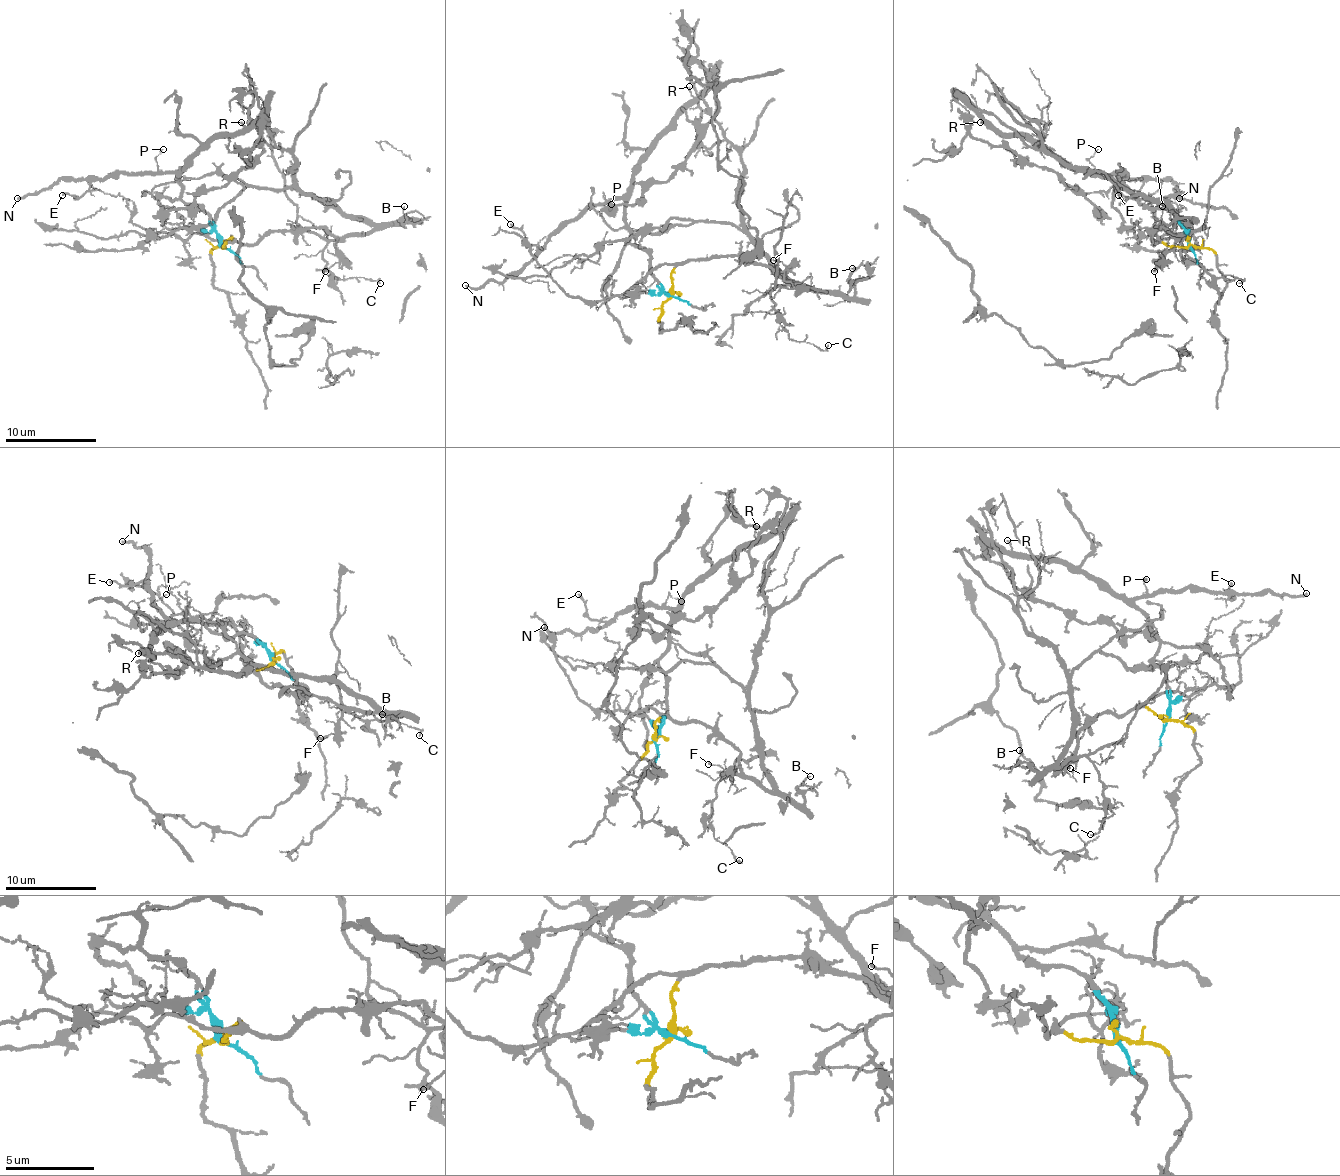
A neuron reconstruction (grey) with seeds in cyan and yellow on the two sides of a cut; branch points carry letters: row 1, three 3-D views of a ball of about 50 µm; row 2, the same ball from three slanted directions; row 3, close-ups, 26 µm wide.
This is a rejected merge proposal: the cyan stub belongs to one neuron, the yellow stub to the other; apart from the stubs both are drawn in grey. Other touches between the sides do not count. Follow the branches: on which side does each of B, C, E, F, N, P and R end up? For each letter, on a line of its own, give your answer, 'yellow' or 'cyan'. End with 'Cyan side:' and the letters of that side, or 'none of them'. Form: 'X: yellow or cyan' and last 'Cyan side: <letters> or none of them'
B: yellow
C: yellow
E: cyan
F: yellow
N: cyan
P: cyan
R: cyan
Cyan side: E, N, P, R

